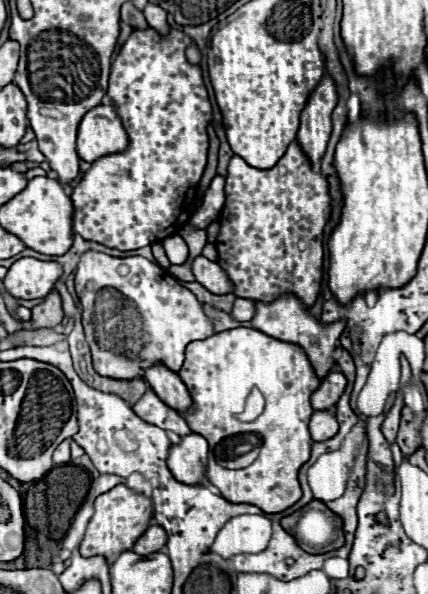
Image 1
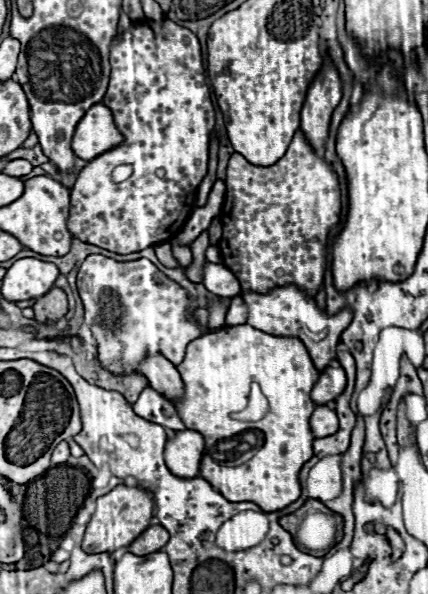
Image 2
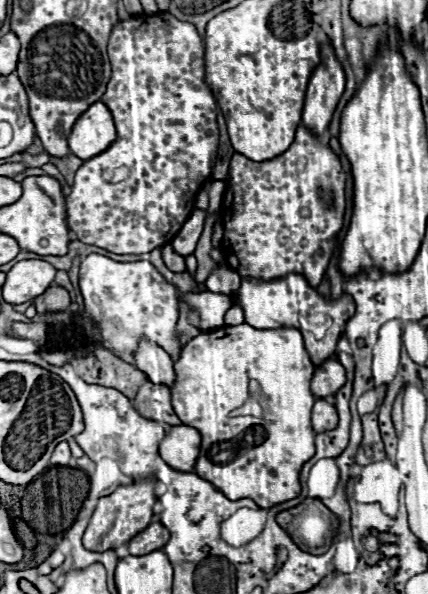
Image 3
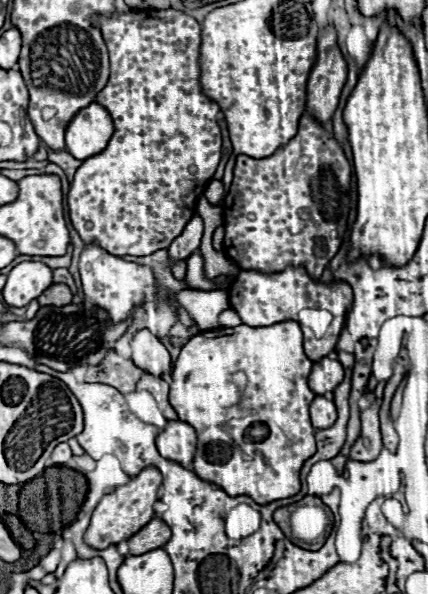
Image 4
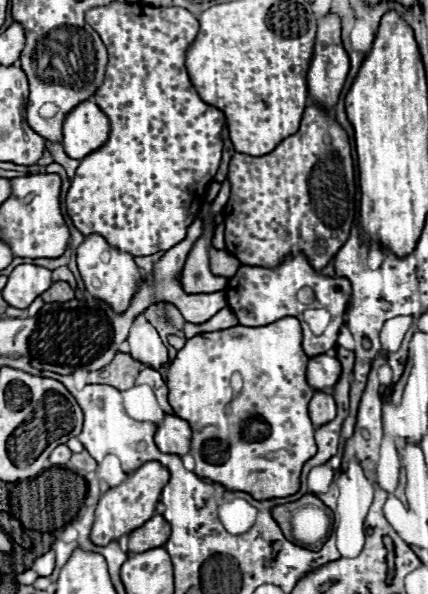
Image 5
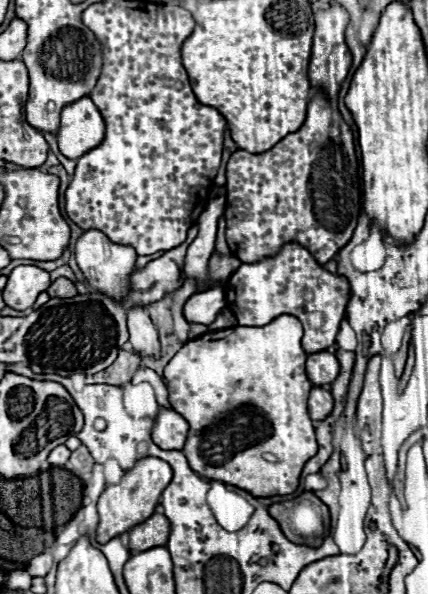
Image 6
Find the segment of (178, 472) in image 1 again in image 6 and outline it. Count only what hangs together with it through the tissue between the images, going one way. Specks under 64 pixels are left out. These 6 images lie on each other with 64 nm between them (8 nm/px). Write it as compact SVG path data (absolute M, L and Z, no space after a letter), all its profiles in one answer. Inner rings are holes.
M160 408L154 428L152 440L164 450L182 450L188 438L188 422L176 414L172 408Z

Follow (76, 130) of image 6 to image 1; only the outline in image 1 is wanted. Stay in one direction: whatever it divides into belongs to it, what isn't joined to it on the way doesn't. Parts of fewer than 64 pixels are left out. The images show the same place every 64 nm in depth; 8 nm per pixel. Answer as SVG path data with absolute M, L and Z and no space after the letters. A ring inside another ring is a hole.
M112 104L96 106L82 118L78 126L76 152L82 160L94 162L106 154L122 152L128 146L128 136Z

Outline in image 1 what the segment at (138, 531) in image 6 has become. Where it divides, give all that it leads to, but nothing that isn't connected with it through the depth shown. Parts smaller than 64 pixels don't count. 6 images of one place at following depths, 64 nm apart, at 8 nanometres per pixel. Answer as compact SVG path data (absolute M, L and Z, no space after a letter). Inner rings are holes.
M150 526L134 544L132 552L140 554L140 556L146 556L146 554L152 554L152 552L158 552L166 546L168 542L168 534L160 528L160 526Z

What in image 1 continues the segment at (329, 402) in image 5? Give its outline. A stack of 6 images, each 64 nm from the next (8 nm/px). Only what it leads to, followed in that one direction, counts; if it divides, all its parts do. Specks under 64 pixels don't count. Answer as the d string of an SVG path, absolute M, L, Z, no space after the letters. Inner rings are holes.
M316 410L310 418L310 434L314 442L332 438L338 432L338 422L328 410Z

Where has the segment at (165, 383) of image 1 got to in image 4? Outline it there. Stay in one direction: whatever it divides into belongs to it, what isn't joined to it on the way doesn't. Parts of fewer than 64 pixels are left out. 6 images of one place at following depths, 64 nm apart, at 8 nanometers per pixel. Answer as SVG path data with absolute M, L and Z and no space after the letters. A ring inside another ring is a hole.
M142 328L134 334L130 344L132 344L132 362L136 362L136 366L168 380L172 360L166 346L156 338L156 334Z

